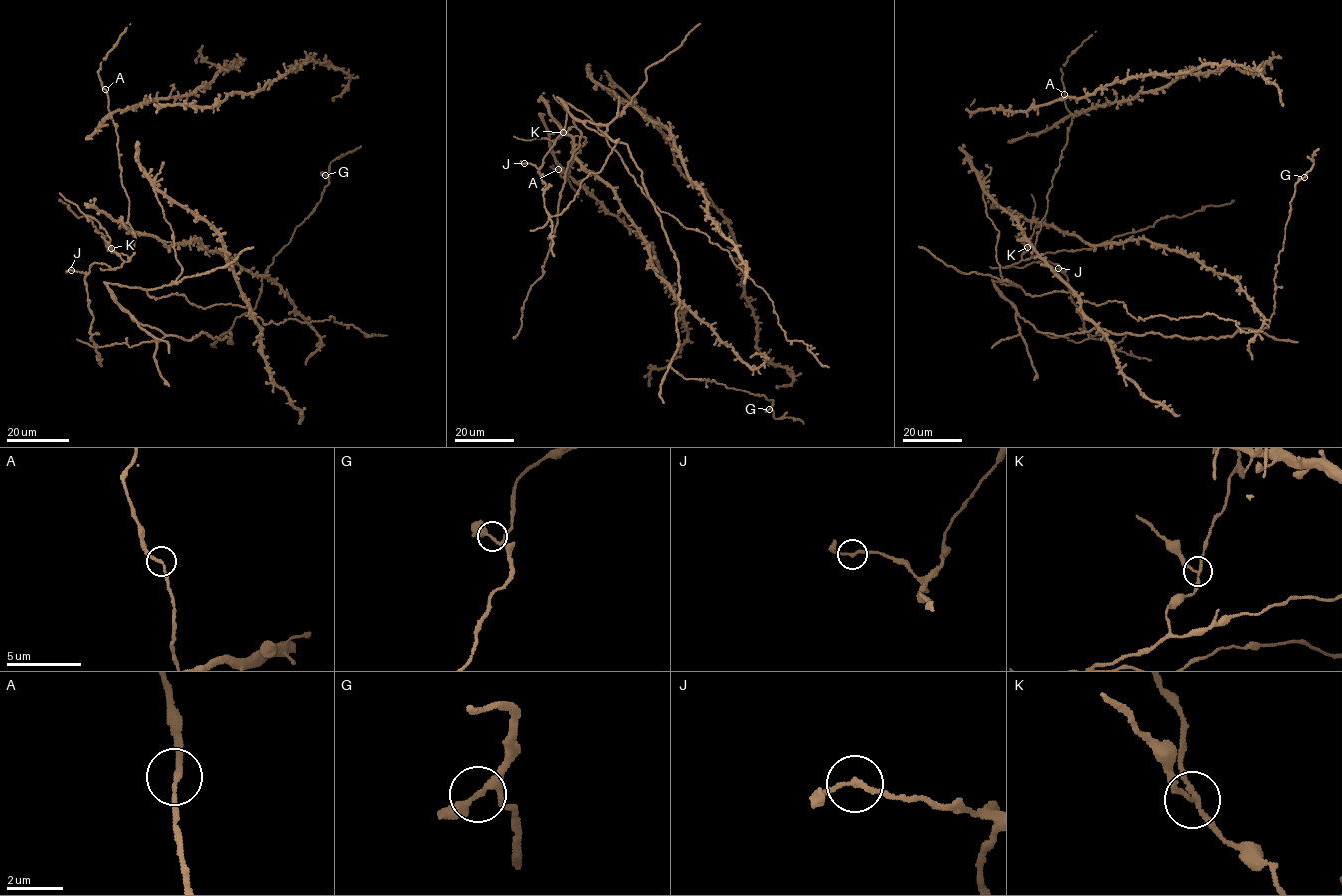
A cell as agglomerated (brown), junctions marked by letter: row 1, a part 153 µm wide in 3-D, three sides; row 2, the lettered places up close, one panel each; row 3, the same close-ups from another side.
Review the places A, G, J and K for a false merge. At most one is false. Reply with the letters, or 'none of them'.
K

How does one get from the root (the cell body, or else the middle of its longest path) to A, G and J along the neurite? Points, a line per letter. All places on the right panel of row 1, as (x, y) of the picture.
A: (1032, 325), (1112, 342), (1086, 330), (1056, 264), (1006, 267), (1030, 257), (1047, 211), (1071, 122), (1064, 94)
G: (1032, 325), (1060, 336), (1094, 328), (1187, 338), (1261, 331), (1274, 313), (1276, 265), (1295, 184), (1304, 176)
J: (1032, 325), (1050, 337), (1065, 337), (1076, 342), (1089, 338), (1112, 342), (1086, 330), (1067, 276), (1059, 268)

